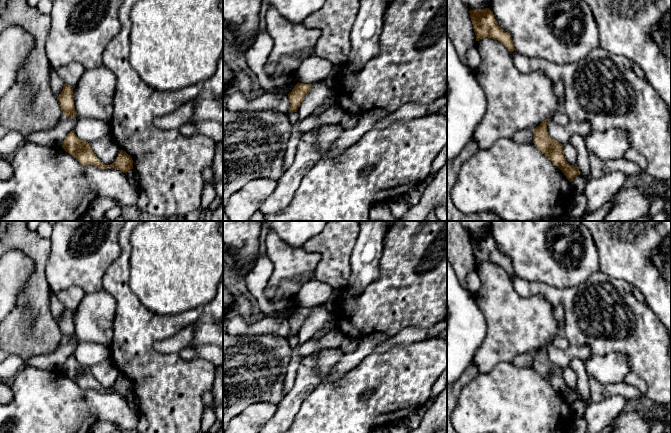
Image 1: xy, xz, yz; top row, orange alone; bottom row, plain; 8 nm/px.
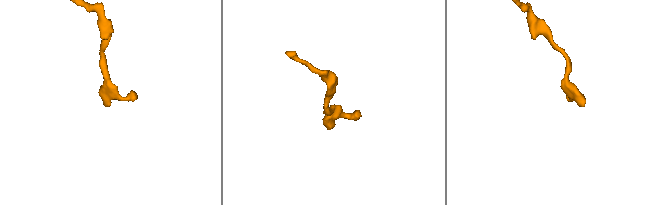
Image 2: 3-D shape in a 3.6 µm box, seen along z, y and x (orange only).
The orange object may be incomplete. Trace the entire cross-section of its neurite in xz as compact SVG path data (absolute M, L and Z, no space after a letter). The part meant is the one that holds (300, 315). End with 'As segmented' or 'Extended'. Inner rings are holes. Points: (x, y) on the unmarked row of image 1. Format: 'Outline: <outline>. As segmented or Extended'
Outline: M297 307L292 315L288 318L290 331L289 336L297 336L304 322L309 318L311 308Z. As segmented

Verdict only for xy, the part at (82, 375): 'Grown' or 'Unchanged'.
Unchanged

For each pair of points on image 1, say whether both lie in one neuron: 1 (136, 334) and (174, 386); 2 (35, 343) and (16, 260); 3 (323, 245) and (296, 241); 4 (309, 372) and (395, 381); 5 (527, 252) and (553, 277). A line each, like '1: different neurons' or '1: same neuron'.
1: same neuron
2: different neurons
3: different neurons
4: different neurons
5: same neuron

